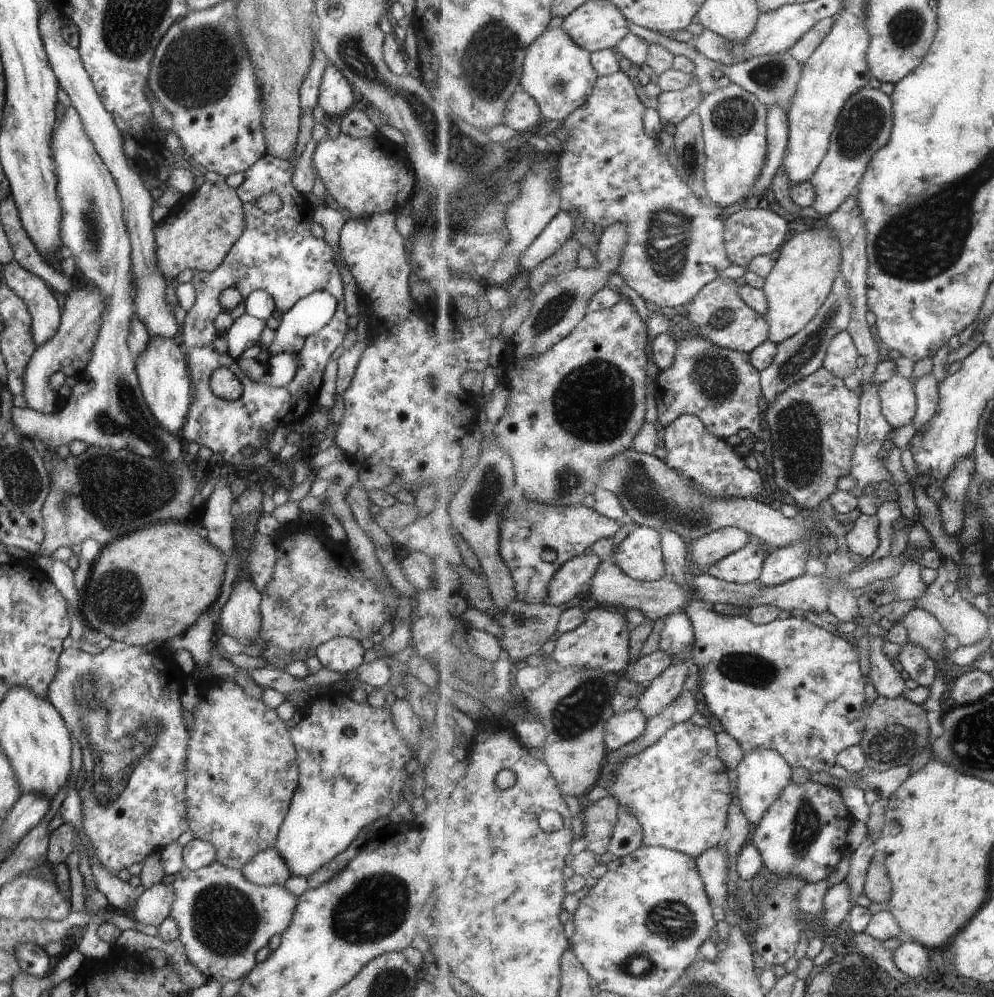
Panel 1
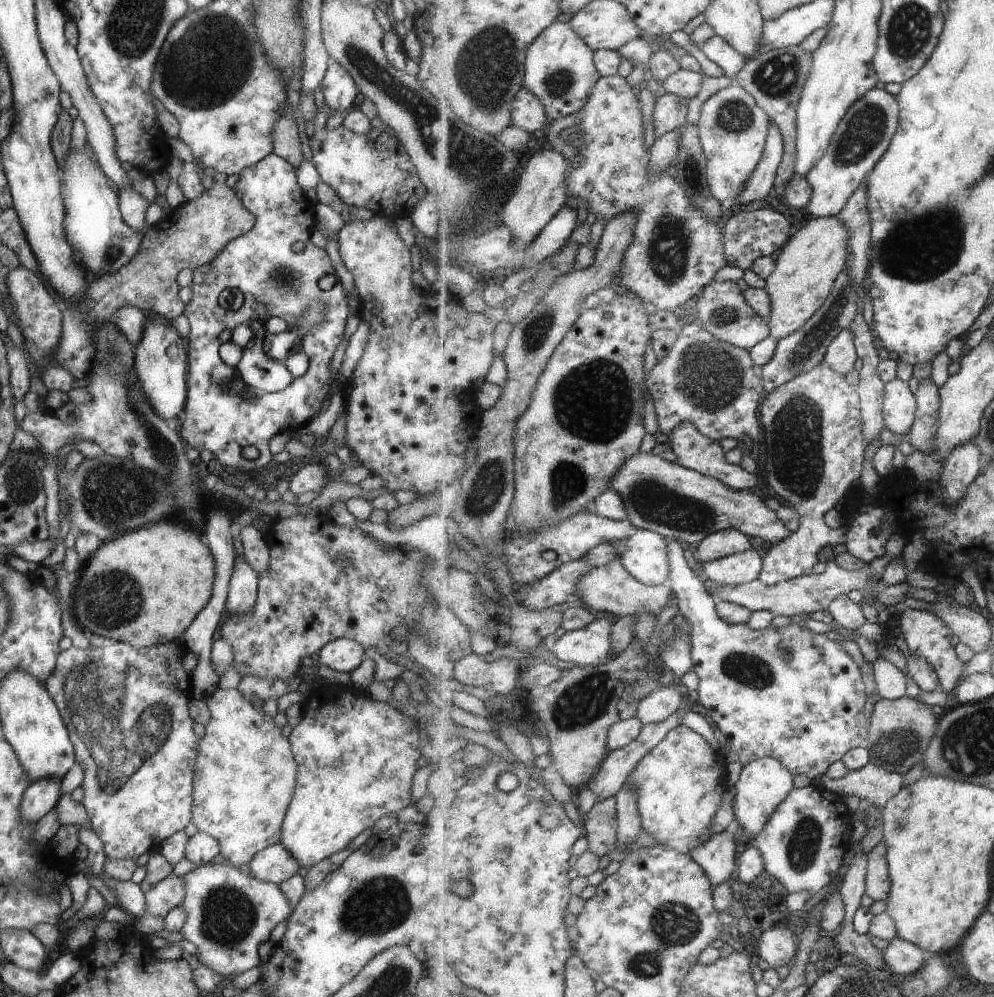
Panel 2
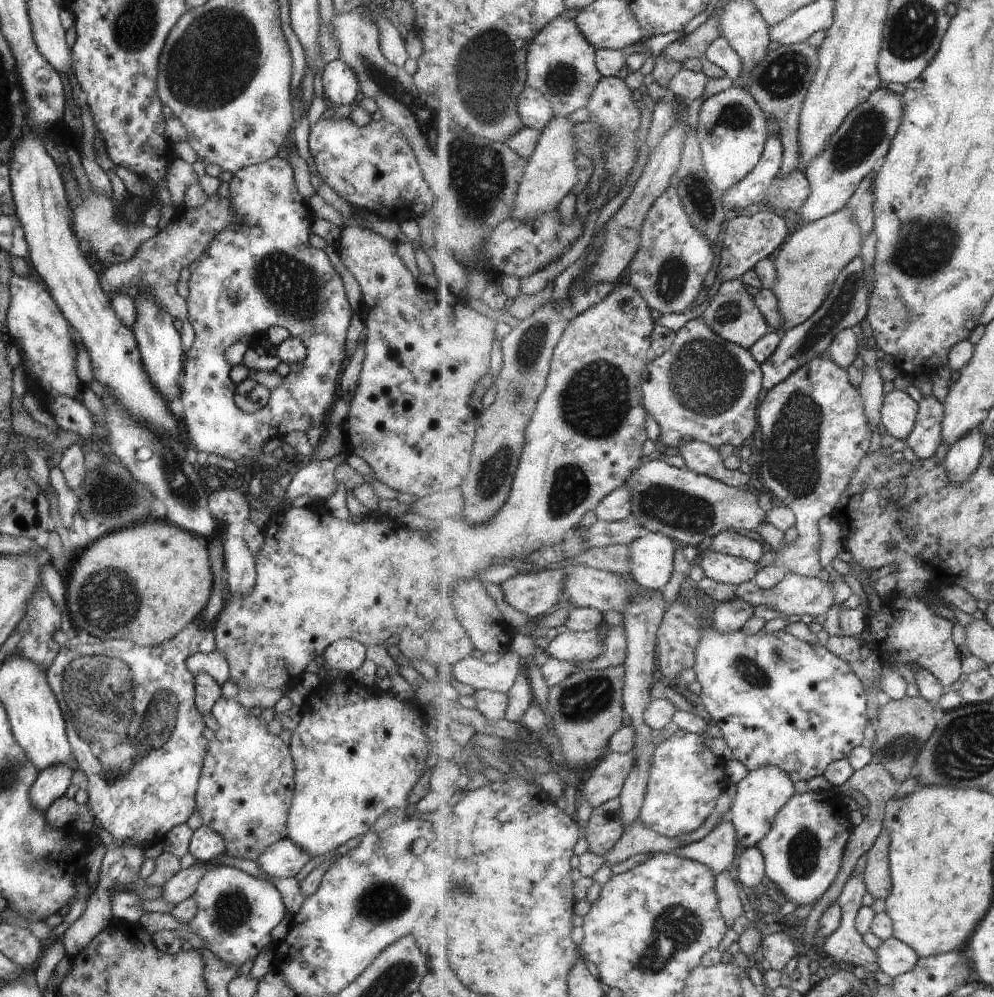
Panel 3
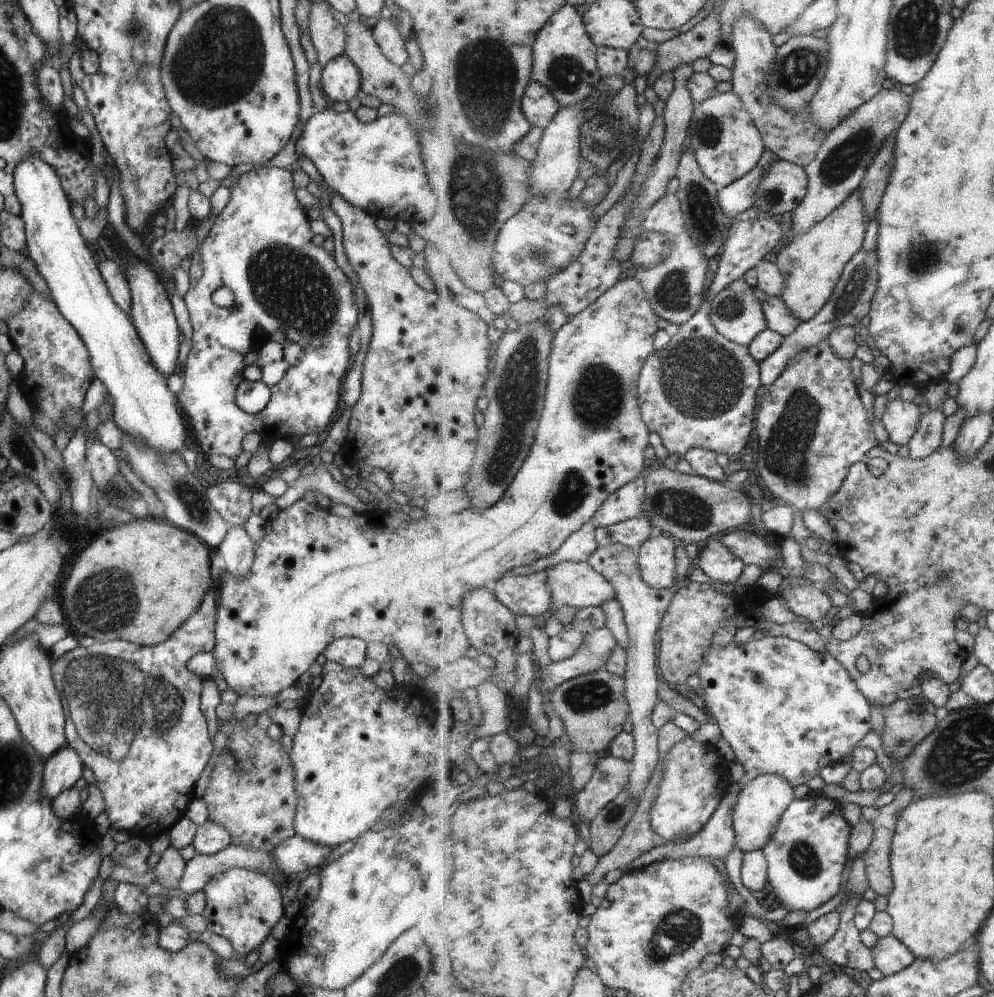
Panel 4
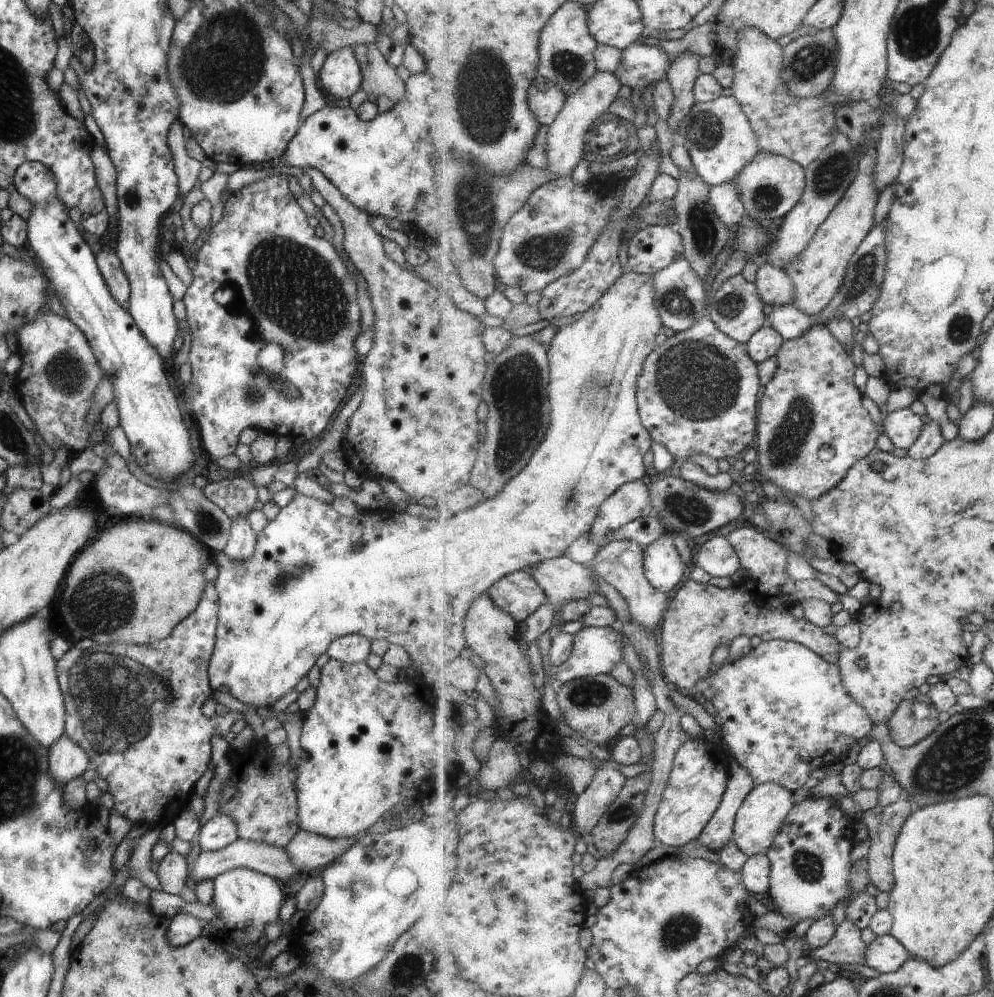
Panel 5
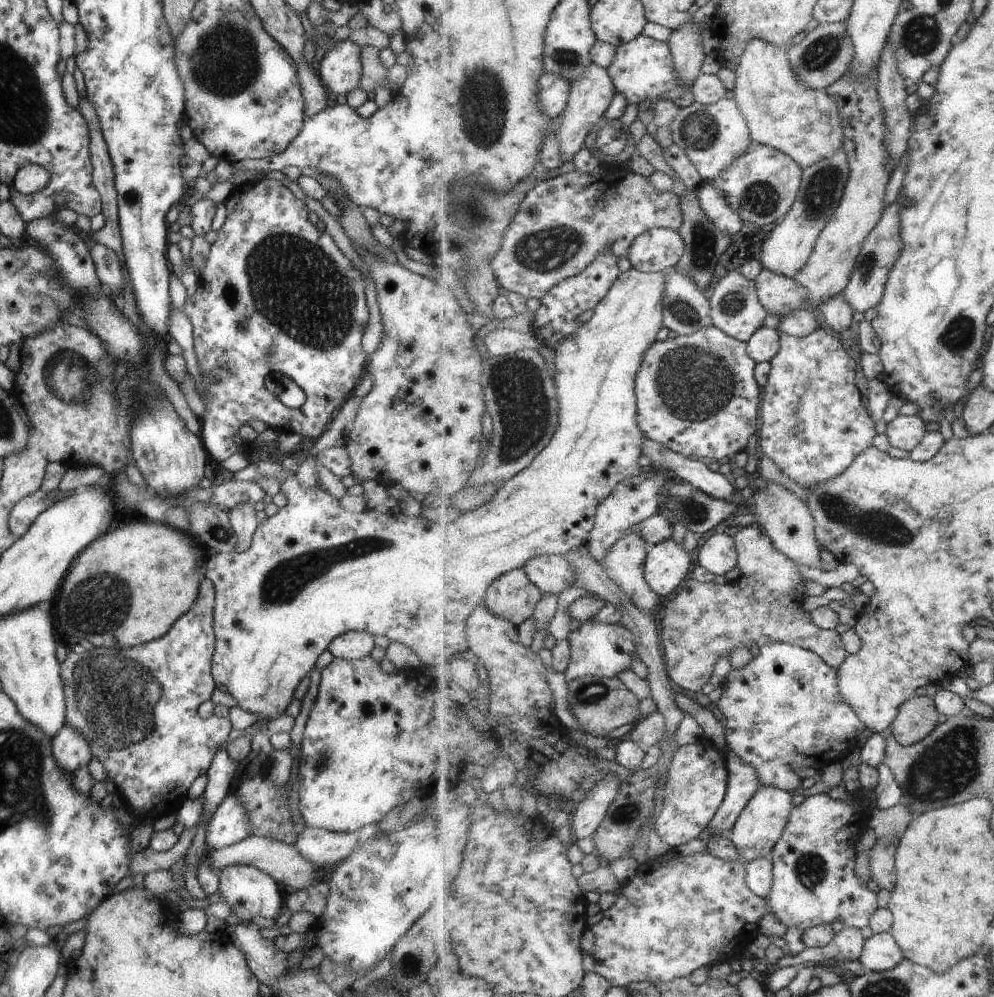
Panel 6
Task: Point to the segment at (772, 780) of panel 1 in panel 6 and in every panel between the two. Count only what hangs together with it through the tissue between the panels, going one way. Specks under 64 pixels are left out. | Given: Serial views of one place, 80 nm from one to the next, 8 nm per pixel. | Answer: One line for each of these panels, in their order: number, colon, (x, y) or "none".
2: (763, 785)
3: (760, 796)
4: (762, 802)
5: (762, 816)
6: (760, 826)

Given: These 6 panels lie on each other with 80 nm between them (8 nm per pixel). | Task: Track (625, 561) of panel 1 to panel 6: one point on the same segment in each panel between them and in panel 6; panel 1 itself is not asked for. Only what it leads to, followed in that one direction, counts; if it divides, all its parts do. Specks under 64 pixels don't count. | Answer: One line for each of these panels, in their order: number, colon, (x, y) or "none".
2: (645, 555)
3: (652, 556)
4: (657, 556)
5: (663, 566)
6: (668, 563)

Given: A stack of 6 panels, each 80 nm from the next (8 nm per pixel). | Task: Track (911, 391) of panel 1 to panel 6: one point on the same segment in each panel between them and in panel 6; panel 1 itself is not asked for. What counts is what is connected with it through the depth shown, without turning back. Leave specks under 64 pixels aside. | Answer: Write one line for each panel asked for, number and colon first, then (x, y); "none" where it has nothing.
2: (900, 406)
3: (899, 413)
4: (901, 419)
5: (903, 426)
6: (905, 432)

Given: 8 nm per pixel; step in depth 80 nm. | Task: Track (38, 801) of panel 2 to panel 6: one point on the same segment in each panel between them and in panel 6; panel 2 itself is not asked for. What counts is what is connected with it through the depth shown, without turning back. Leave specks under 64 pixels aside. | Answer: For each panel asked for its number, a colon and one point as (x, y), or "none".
3: (51, 781)
4: (60, 770)
5: (66, 760)
6: (69, 748)

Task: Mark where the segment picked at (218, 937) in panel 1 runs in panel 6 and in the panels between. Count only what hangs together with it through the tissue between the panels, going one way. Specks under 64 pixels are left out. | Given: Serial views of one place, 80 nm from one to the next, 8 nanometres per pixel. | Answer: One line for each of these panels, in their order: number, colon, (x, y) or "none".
2: (229, 914)
3: (234, 911)
4: (242, 905)
5: (245, 899)
6: (248, 891)

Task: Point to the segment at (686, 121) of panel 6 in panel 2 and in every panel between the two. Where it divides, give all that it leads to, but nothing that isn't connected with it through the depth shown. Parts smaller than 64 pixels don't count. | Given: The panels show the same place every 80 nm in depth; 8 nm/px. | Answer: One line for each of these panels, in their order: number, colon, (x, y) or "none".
2: (733, 128)
3: (732, 132)
4: (724, 138)
5: (721, 141)

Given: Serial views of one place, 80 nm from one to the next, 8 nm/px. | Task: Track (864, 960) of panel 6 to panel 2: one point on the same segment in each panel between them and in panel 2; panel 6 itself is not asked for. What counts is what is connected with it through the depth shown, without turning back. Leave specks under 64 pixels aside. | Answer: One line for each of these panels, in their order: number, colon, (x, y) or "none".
2: (904, 957)
3: (895, 957)
4: (891, 956)
5: (886, 954)

